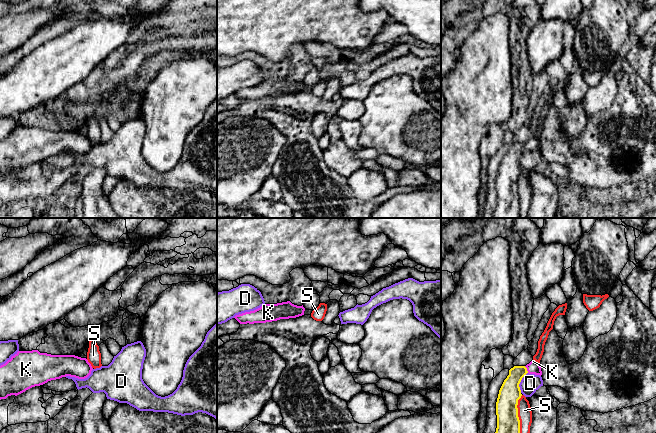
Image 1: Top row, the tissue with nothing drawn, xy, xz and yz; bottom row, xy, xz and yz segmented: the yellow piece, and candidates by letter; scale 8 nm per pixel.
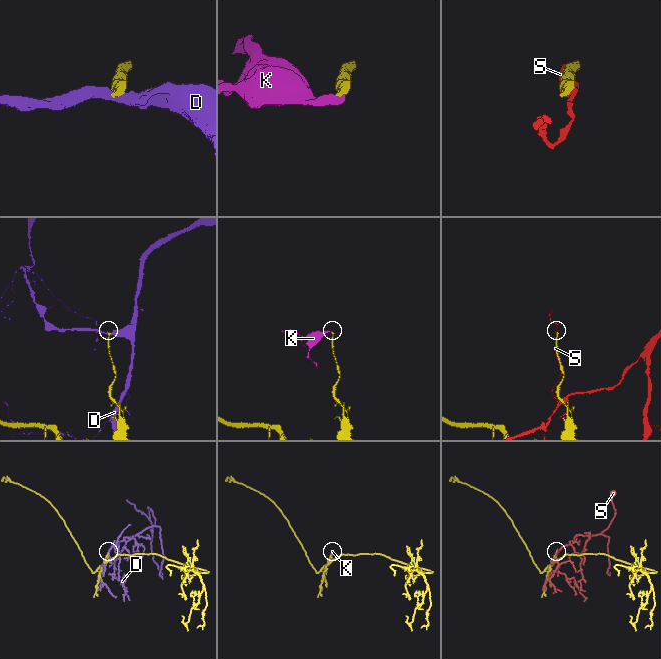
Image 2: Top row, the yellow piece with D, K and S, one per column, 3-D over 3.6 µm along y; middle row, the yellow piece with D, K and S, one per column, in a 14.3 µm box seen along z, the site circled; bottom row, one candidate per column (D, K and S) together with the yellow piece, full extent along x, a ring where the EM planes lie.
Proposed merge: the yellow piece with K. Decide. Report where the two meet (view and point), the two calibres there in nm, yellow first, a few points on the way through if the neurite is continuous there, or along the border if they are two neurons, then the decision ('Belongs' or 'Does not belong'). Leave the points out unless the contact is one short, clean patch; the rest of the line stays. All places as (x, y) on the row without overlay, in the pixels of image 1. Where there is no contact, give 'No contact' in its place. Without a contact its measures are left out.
Touches yellow at yz (526, 145). Thickness 170 nm (yellow) against 100 nm. Path across: yz (509, 170), (512, 157), (526, 145), (533, 143). Belongs

